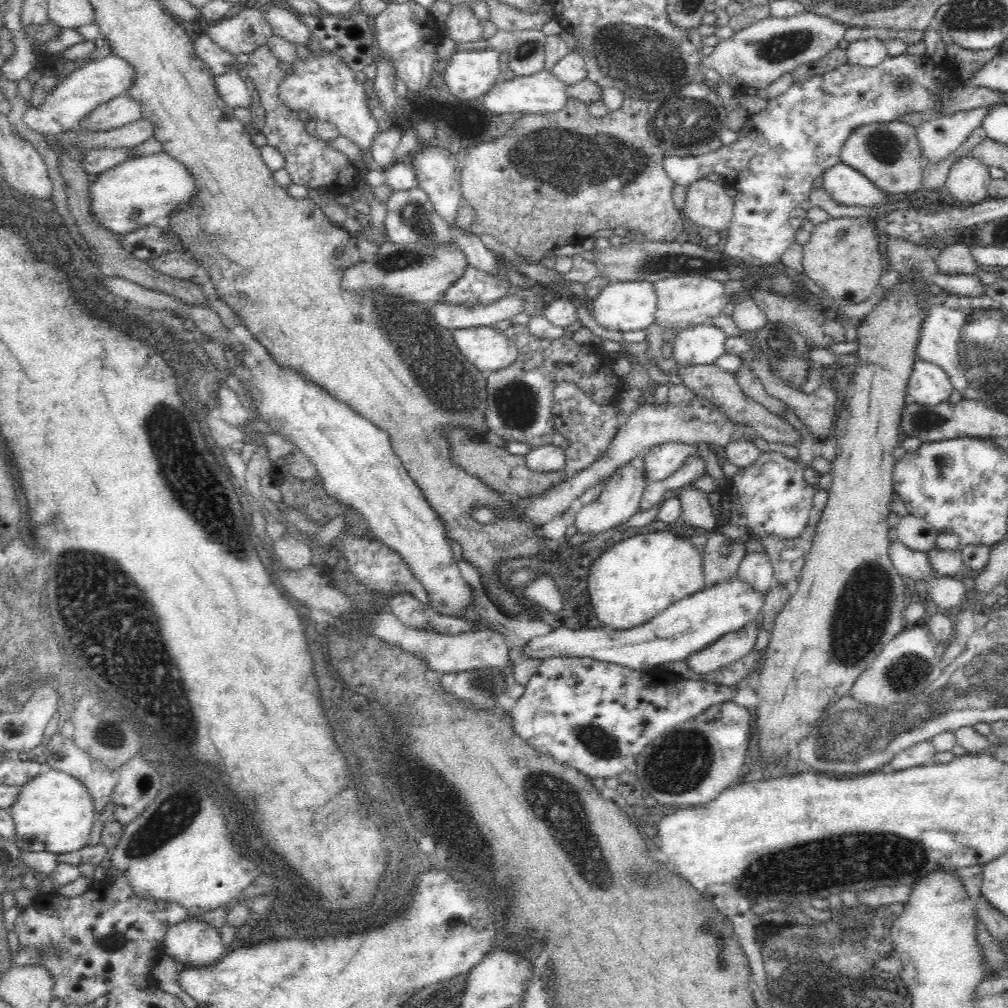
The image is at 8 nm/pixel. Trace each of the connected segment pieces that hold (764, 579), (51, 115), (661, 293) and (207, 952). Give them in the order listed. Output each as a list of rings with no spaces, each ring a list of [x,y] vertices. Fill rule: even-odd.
[[[764,550],[746,552],[740,560],[737,576],[764,595],[776,582],[771,560]]]
[[[112,54],[90,60],[76,68],[64,78],[59,77],[56,85],[40,100],[38,106],[28,106],[22,114],[22,120],[31,129],[43,136],[56,136],[76,127],[78,120],[86,117],[100,104],[122,95],[134,82],[134,69],[126,60]]]
[[[700,275],[665,278],[657,280],[653,284],[658,296],[654,323],[663,329],[670,328],[675,332],[684,330],[686,326],[709,322],[709,317],[722,314],[722,309],[731,298],[728,297],[723,283]]]
[[[190,912],[166,930],[162,948],[179,964],[192,968],[210,966],[226,953],[219,928]]]

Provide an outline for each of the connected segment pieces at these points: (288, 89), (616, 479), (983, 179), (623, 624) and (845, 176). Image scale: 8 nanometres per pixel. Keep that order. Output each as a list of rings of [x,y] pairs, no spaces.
[[[316,53],[316,56],[312,56],[312,58],[304,62],[296,59],[294,65],[286,64],[285,72],[287,73],[279,86],[279,97],[285,106],[296,111],[304,110],[304,112],[308,112],[311,119],[331,122],[338,129],[340,135],[358,145],[358,149],[361,150],[362,154],[370,153],[370,148],[382,126],[382,122],[377,122],[370,115],[370,108],[368,108],[368,101],[366,101],[369,93],[365,92],[369,90],[368,85],[358,83],[354,71],[336,53],[327,53],[325,55]]]
[[[632,464],[621,466],[608,480],[593,502],[578,511],[573,525],[578,534],[597,534],[618,527],[640,511],[640,502],[647,480],[644,471],[635,470]]]
[[[968,155],[960,157],[959,160],[954,160],[954,164],[950,166],[950,172],[948,172],[944,186],[955,204],[964,207],[978,204],[978,202],[988,198],[988,187],[992,181],[993,178],[991,177],[989,167],[981,160]]]
[[[658,530],[626,538],[594,558],[588,572],[592,612],[603,626],[618,630],[640,626],[674,601],[704,587],[702,549],[673,531]]]
[[[842,161],[823,172],[822,188],[844,206],[882,206],[891,201],[866,176]]]

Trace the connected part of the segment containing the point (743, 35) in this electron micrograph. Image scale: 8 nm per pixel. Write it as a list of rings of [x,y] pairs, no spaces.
[[[803,11],[792,18],[768,16],[750,24],[748,28],[734,33],[727,40],[720,41],[711,54],[700,58],[700,66],[712,68],[720,74],[723,82],[732,88],[767,88],[784,72],[792,72],[798,64],[824,56],[836,47],[838,40],[847,30],[846,26],[812,12]]]

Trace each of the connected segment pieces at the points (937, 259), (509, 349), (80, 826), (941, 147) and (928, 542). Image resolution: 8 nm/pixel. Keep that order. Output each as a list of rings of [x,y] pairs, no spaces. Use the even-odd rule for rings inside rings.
[[[948,243],[933,254],[933,262],[943,274],[977,274],[979,265],[964,244]]]
[[[495,326],[452,330],[454,343],[476,368],[495,372],[506,369],[518,357],[518,348]]]
[[[52,769],[36,776],[20,788],[10,813],[15,822],[17,846],[21,851],[49,851],[67,854],[90,846],[90,832],[96,821],[93,796],[74,776]]]
[[[980,107],[926,118],[915,128],[922,162],[935,163],[952,154],[980,126],[986,112],[988,107]]]
[[[909,513],[902,516],[897,526],[897,538],[904,546],[925,553],[936,547],[938,531],[923,518]]]

